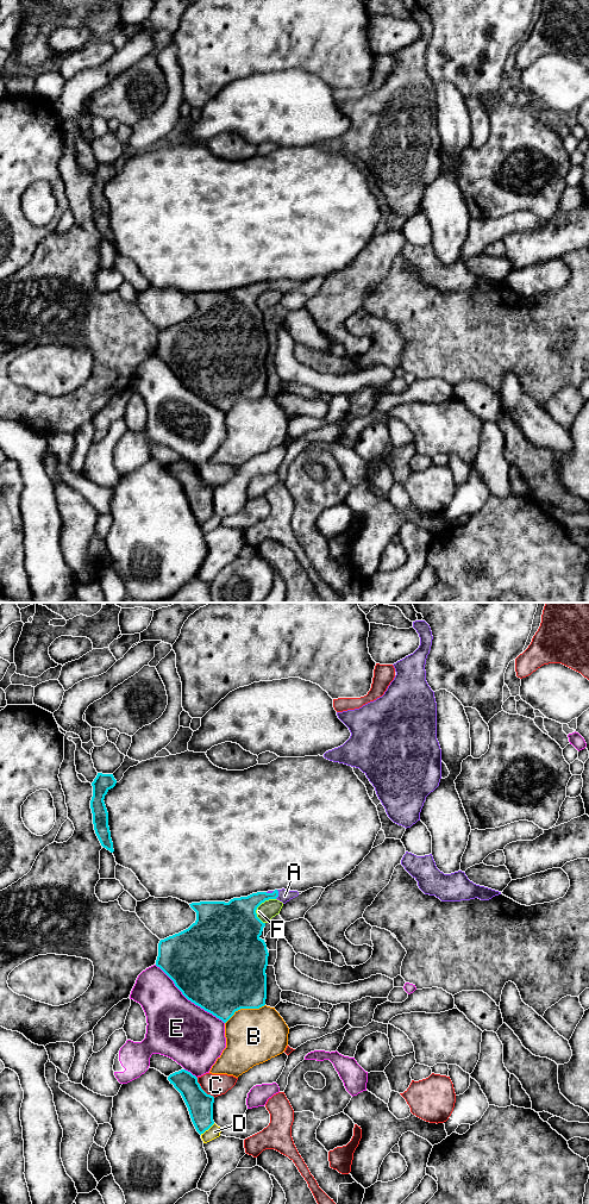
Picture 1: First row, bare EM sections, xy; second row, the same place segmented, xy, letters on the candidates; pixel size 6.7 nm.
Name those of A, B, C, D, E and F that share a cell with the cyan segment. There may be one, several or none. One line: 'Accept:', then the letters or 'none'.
Accept: A

